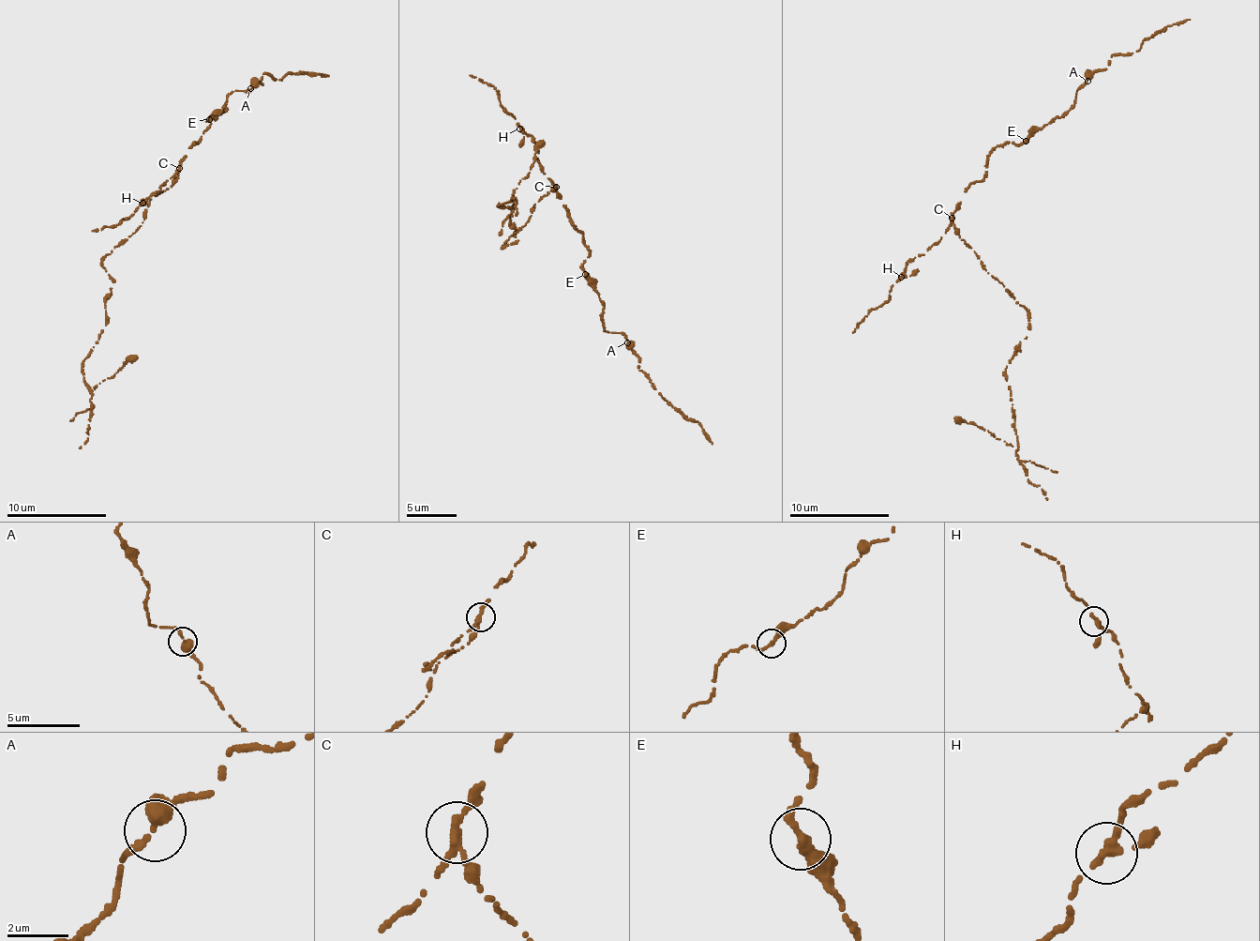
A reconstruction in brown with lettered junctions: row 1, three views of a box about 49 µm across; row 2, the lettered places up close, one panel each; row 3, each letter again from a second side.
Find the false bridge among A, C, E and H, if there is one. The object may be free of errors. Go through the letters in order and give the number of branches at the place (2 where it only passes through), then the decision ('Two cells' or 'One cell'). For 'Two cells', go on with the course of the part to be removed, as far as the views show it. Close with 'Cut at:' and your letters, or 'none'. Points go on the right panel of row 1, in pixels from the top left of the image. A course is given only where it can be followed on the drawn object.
A: Branches: 3. One cell
C: Branches: 3. Two cells. Course of the part to remove: (952, 219), (954, 229), (987, 272), (1027, 311), (1028, 328), (1005, 369), (1017, 448), (988, 431), (953, 418)
E: Branches: 2. One cell
H: Branches: 3. One cell
Cut at: C

